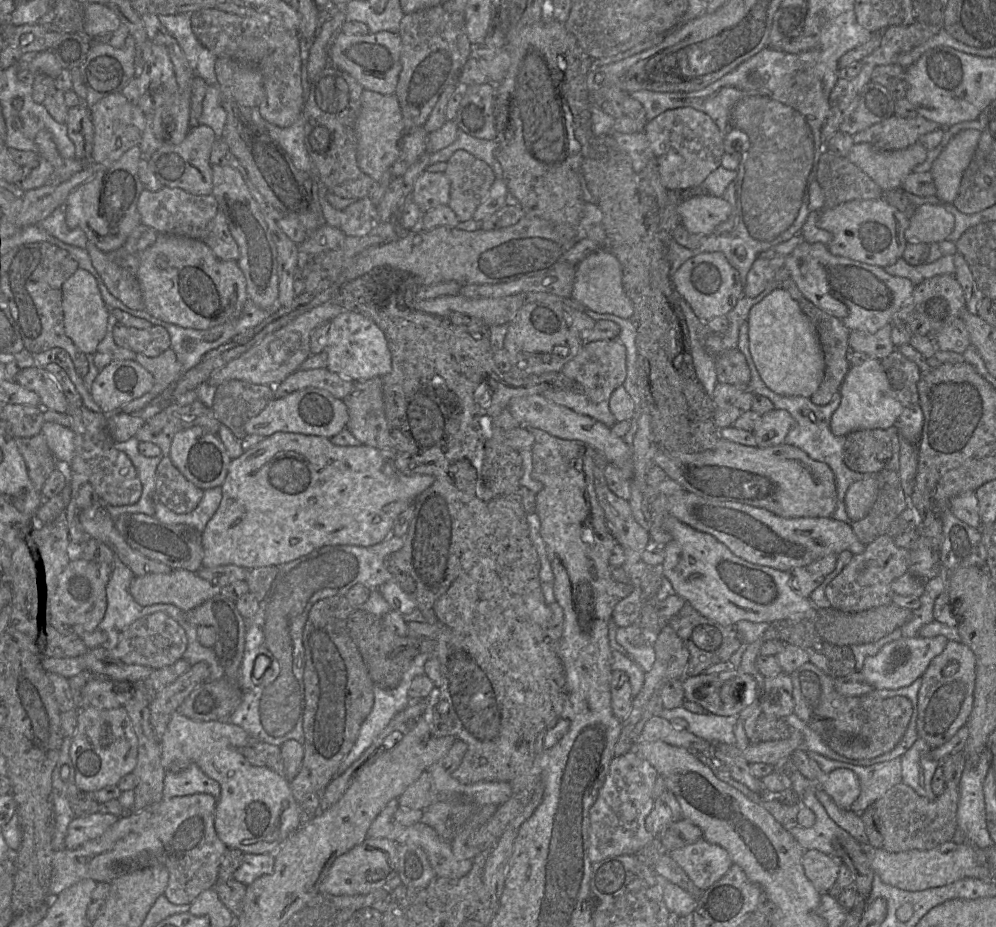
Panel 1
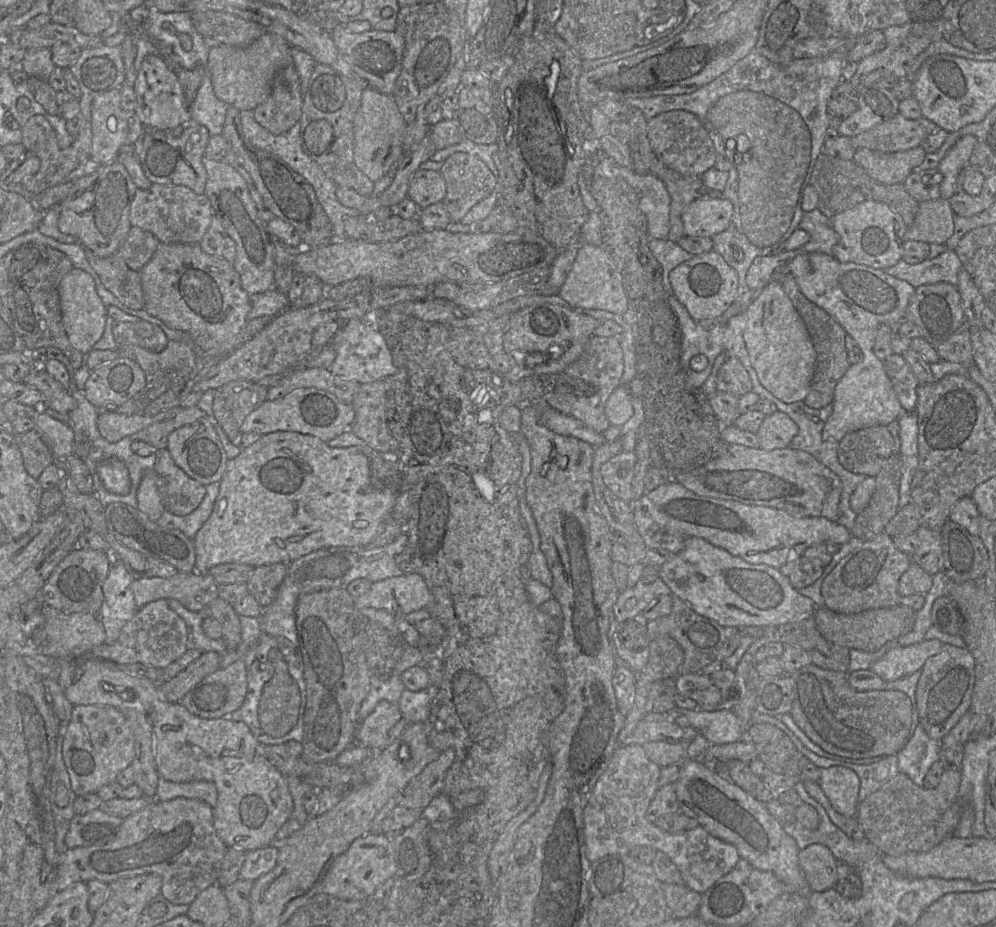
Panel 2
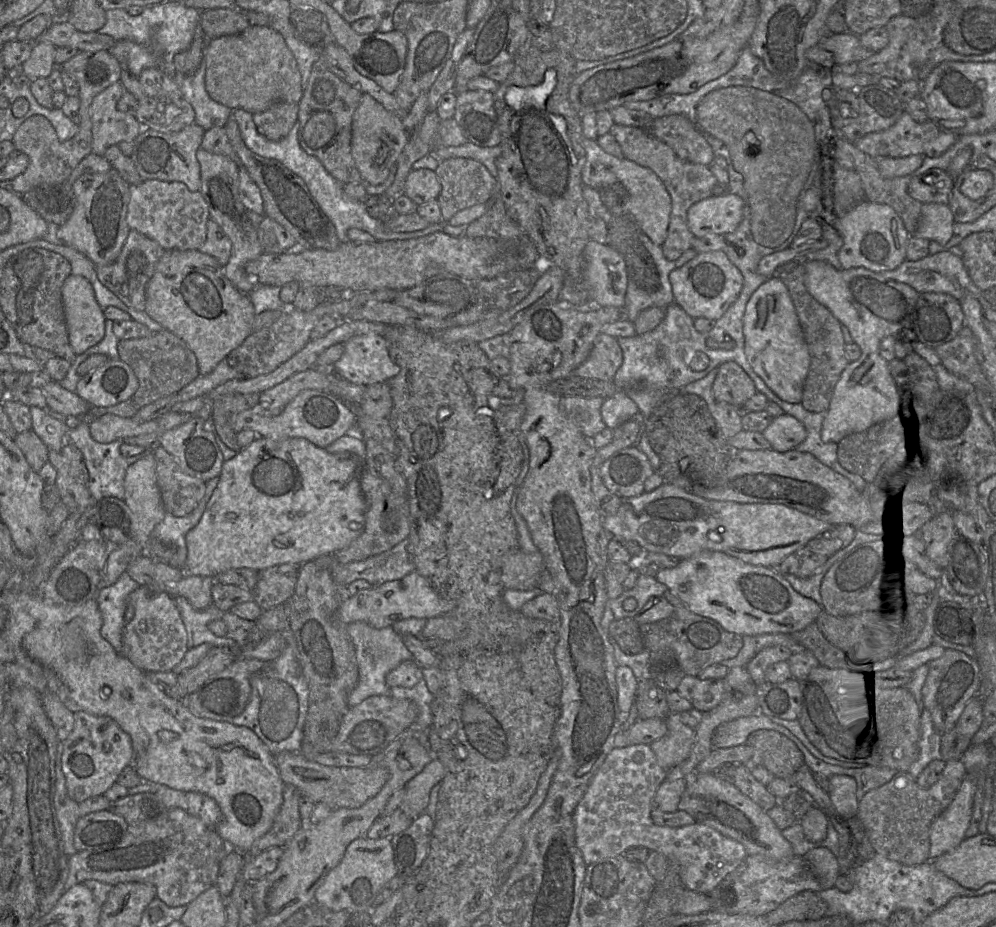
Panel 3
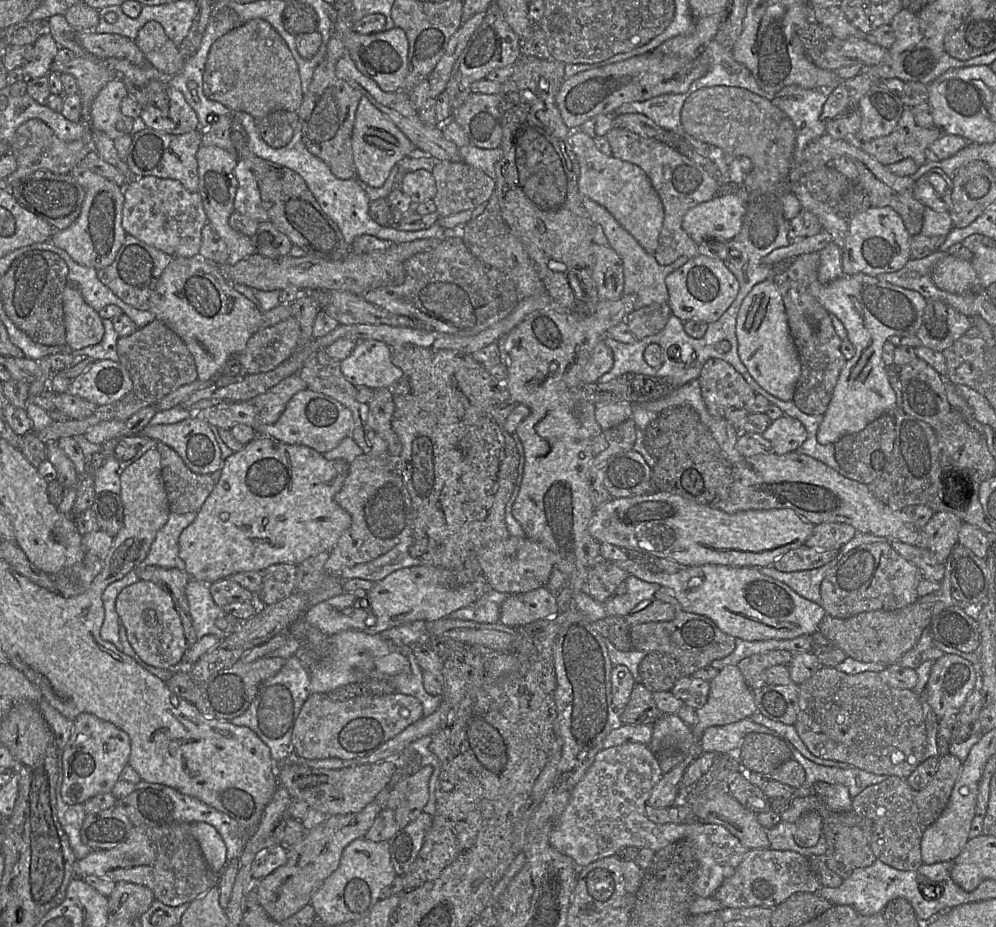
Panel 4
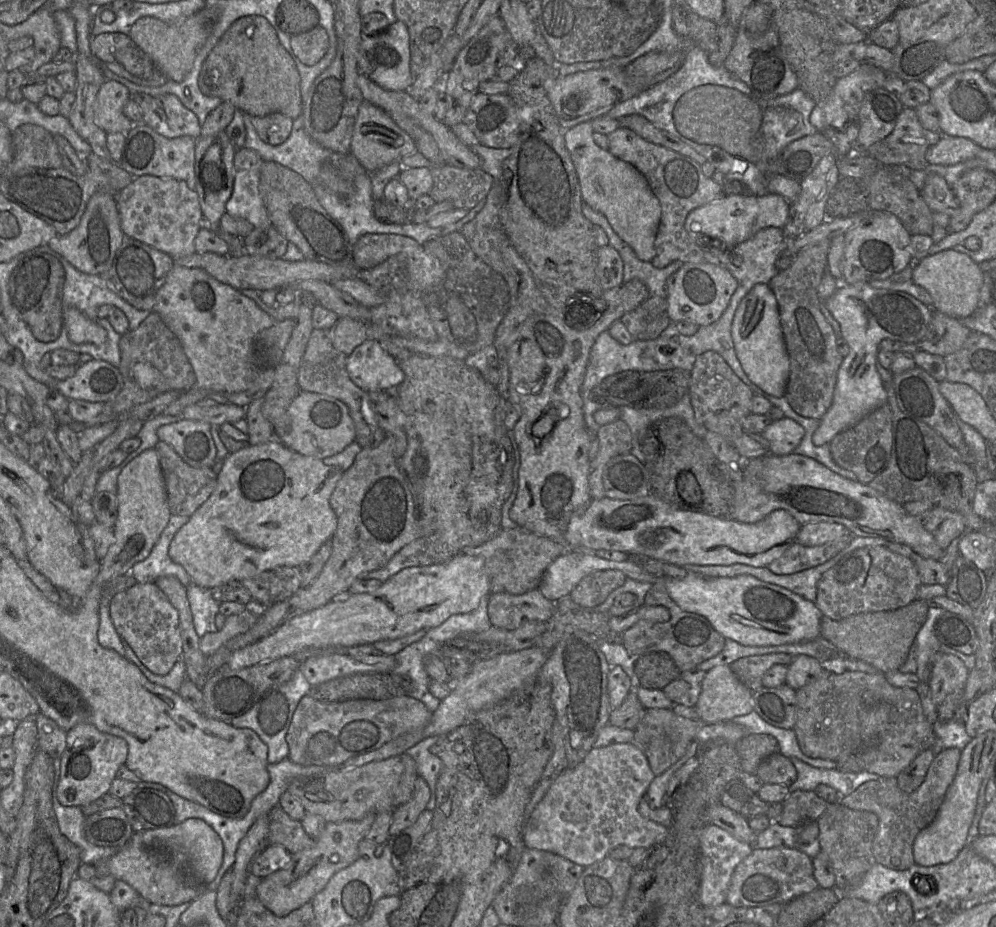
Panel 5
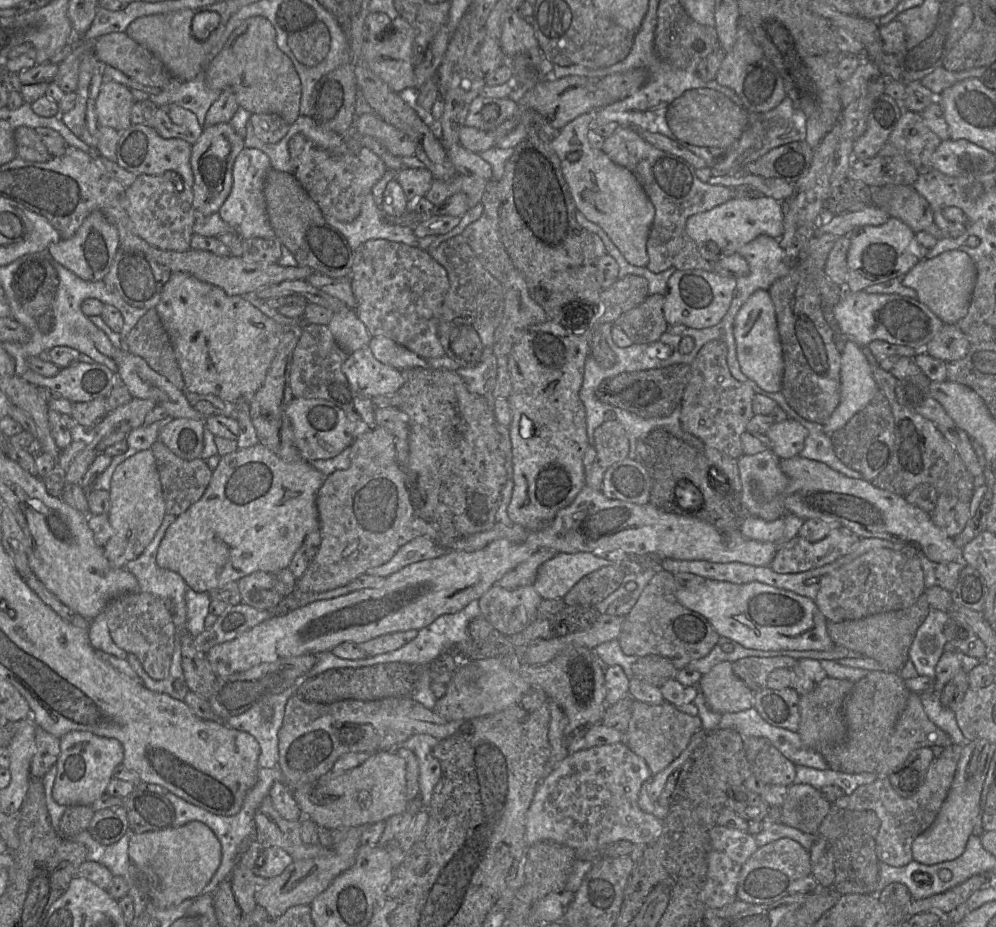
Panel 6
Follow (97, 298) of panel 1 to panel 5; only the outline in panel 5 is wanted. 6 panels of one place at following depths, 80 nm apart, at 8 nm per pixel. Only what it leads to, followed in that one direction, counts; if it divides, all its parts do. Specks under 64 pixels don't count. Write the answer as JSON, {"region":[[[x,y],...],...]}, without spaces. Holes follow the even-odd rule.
{"region":[[[75,307],[63,309],[63,326],[69,340],[75,344],[102,345],[107,338],[105,329],[97,321],[90,320]]]}

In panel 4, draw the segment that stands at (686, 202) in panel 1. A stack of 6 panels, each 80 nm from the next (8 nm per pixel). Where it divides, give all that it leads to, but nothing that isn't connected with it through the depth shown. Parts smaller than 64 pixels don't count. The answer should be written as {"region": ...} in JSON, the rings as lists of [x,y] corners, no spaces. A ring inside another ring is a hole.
{"region":[[[736,194],[716,196],[687,211],[682,228],[697,244],[727,243],[739,234],[746,203]]]}

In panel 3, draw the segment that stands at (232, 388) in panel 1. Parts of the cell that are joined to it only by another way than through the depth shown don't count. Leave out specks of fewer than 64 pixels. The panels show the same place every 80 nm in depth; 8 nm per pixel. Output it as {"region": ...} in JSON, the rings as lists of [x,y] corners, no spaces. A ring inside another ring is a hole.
{"region":[[[260,393],[229,394],[211,400],[210,424],[216,428],[223,443],[234,451],[239,451],[237,433],[231,426],[232,416],[256,407]]]}

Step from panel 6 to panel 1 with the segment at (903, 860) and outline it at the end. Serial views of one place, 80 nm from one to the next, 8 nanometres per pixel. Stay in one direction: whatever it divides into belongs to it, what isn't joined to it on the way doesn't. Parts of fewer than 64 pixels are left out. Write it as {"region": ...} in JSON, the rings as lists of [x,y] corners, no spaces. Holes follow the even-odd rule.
{"region":[[[903,782],[893,786],[872,804],[881,820],[882,848],[893,853],[930,850],[952,840],[957,829],[958,800],[959,786],[956,784],[946,784],[945,791],[934,800],[920,796]]]}

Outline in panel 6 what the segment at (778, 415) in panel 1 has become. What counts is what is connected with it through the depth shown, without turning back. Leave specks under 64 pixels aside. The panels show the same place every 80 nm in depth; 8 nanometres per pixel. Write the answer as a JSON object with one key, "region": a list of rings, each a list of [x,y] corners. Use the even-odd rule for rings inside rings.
{"region":[[[794,419],[774,425],[765,434],[771,441],[771,450],[781,459],[799,455],[804,448],[808,430]]]}

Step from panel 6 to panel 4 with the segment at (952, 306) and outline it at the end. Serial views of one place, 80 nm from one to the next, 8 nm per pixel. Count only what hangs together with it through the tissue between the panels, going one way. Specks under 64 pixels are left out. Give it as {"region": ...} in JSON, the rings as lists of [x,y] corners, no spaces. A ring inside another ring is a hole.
{"region":[[[947,254],[933,269],[935,285],[952,294],[964,294],[978,286],[978,277],[970,261]]]}

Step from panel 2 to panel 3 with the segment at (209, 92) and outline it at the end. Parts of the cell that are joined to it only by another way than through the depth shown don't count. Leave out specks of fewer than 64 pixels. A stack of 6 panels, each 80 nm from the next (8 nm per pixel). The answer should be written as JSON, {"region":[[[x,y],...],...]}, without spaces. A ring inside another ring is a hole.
{"region":[[[203,58],[199,68],[192,74],[175,72],[174,81],[190,103],[195,113],[195,124],[205,130],[224,127],[233,117],[233,110],[212,100],[205,88],[206,63]]]}

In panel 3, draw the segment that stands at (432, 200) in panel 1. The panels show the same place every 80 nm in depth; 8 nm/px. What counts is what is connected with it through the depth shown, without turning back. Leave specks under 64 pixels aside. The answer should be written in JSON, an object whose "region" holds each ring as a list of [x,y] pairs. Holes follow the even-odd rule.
{"region":[[[429,169],[412,170],[405,183],[404,194],[416,205],[437,200],[441,184],[434,171]]]}

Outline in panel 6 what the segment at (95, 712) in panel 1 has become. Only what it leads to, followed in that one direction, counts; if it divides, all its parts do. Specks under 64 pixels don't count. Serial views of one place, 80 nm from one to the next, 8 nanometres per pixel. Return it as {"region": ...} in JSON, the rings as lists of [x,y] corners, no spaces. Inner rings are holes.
{"region":[[[74,730],[60,740],[60,754],[56,761],[57,774],[52,789],[54,800],[62,805],[91,805],[104,793],[113,777],[114,768],[122,763],[124,749],[115,738],[98,736],[89,731]]]}

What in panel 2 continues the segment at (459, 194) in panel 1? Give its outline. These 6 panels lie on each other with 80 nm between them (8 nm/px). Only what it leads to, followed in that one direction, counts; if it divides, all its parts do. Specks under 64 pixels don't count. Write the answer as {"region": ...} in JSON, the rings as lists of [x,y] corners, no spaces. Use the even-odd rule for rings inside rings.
{"region":[[[457,152],[448,157],[439,173],[446,183],[446,195],[442,203],[451,217],[458,223],[479,202],[496,189],[497,177],[477,157]]]}

